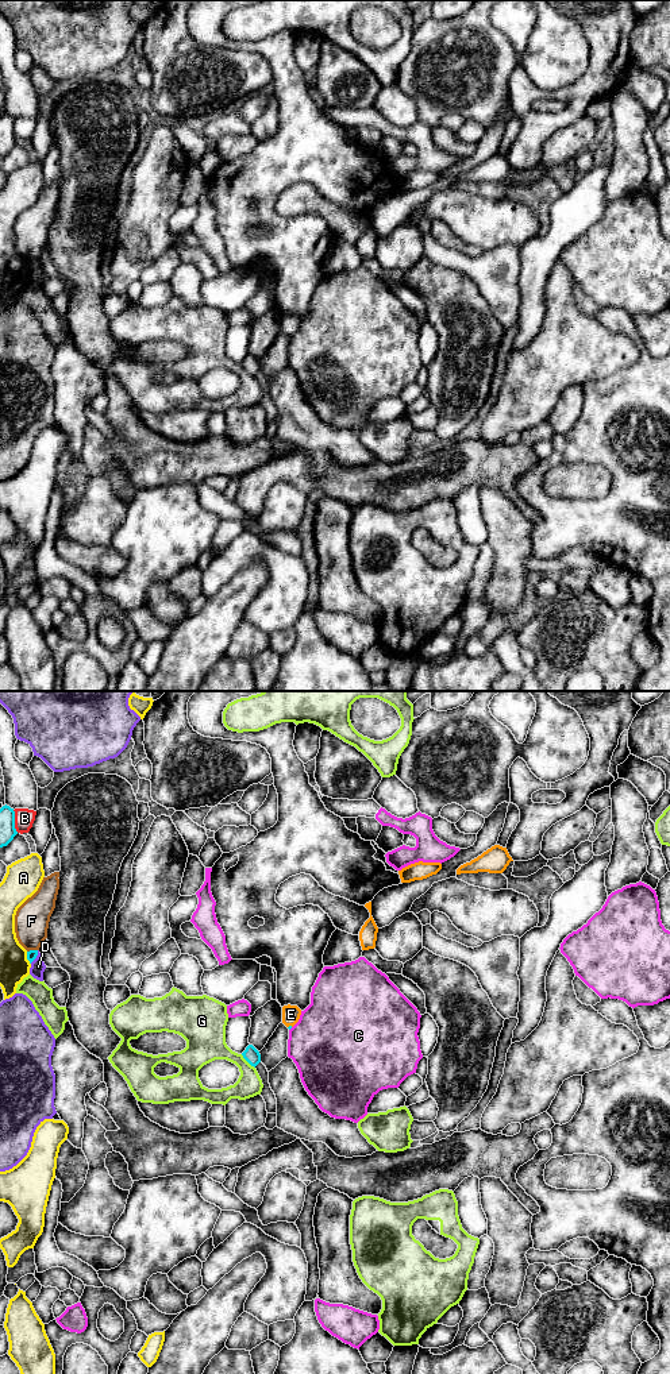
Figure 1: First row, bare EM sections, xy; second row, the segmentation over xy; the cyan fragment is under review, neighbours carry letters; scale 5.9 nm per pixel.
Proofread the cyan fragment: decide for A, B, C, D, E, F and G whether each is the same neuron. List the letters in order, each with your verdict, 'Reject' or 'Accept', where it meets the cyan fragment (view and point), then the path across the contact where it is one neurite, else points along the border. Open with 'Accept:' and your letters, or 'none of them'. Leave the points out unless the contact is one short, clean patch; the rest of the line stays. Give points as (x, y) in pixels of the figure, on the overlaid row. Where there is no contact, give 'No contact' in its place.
Accept: E
A: Reject. Touches cyan at xy (27, 958)
B: Reject. Touches cyan at xy (14, 821)
C: Reject. No contact
D: Reject. Touches cyan at xy (35, 957)
E: Accept. Touches cyan at xy (289, 1026). Path across: xy (289, 1027), (289, 1026), (291, 1014)
F: Reject. Touches cyan at xy (31, 950)
G: Reject. Touches cyan at xy (247, 1061)

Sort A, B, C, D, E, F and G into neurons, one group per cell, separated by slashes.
A / B / C / D / E / F / G

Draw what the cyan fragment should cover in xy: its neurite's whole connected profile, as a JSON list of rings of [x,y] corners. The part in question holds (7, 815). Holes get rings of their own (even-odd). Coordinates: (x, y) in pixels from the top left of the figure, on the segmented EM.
[[[5,804],[0,808],[0,848],[7,846],[16,834],[15,811]]]

